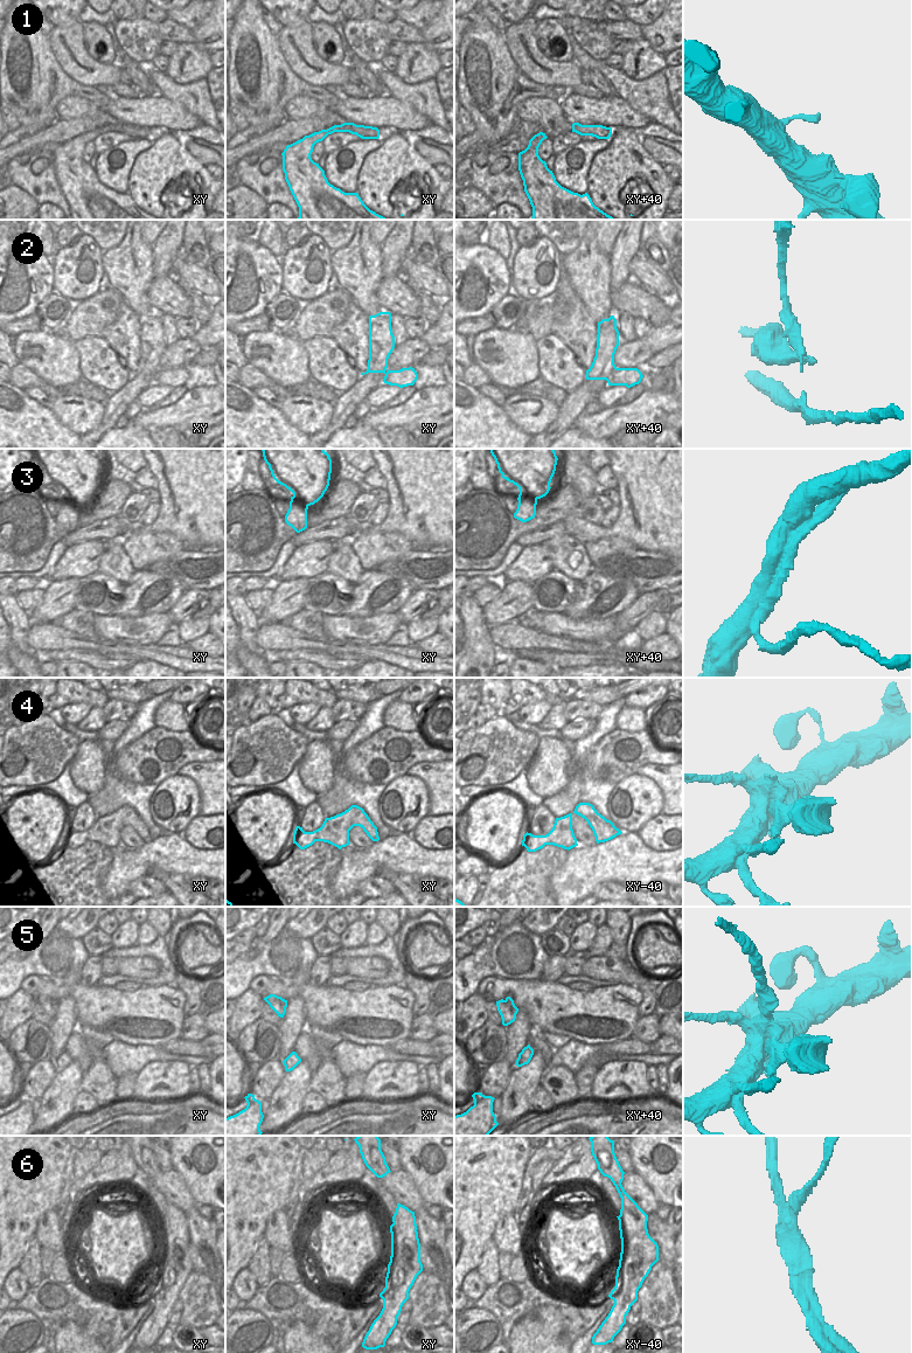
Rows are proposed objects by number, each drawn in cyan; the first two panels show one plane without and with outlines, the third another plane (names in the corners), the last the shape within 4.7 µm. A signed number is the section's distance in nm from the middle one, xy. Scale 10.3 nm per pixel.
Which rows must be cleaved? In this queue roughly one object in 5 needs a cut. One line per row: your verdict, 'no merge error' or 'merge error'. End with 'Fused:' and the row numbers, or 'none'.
1: no merge error
2: merge error
3: no merge error
4: no merge error
5: merge error
6: merge error
Fused: 2, 5, 6

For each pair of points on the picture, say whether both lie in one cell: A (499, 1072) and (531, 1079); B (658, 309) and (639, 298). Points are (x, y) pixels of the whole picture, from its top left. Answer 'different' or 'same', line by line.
A: different
B: different

